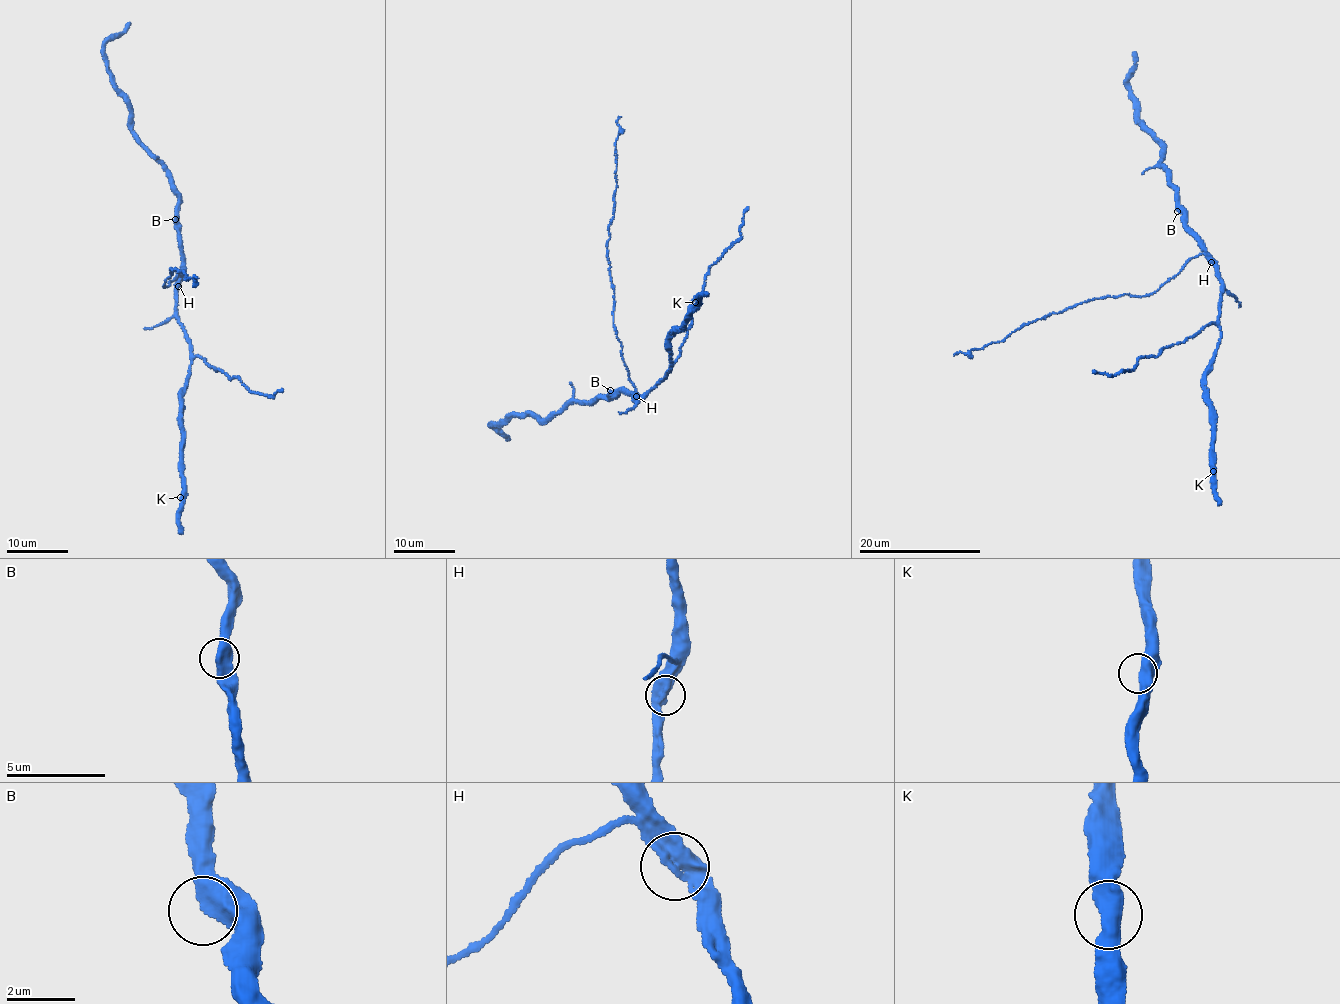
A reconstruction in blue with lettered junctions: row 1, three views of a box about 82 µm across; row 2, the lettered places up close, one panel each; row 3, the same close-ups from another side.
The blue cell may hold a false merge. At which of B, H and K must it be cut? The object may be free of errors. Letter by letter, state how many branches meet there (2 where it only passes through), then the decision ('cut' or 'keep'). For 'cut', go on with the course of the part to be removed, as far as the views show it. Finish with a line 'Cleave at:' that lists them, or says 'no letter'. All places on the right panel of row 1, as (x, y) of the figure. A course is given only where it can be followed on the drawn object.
B: branches 2; keep
H: branches 2; keep
K: branches 2; keep
Cleave at: no letter

